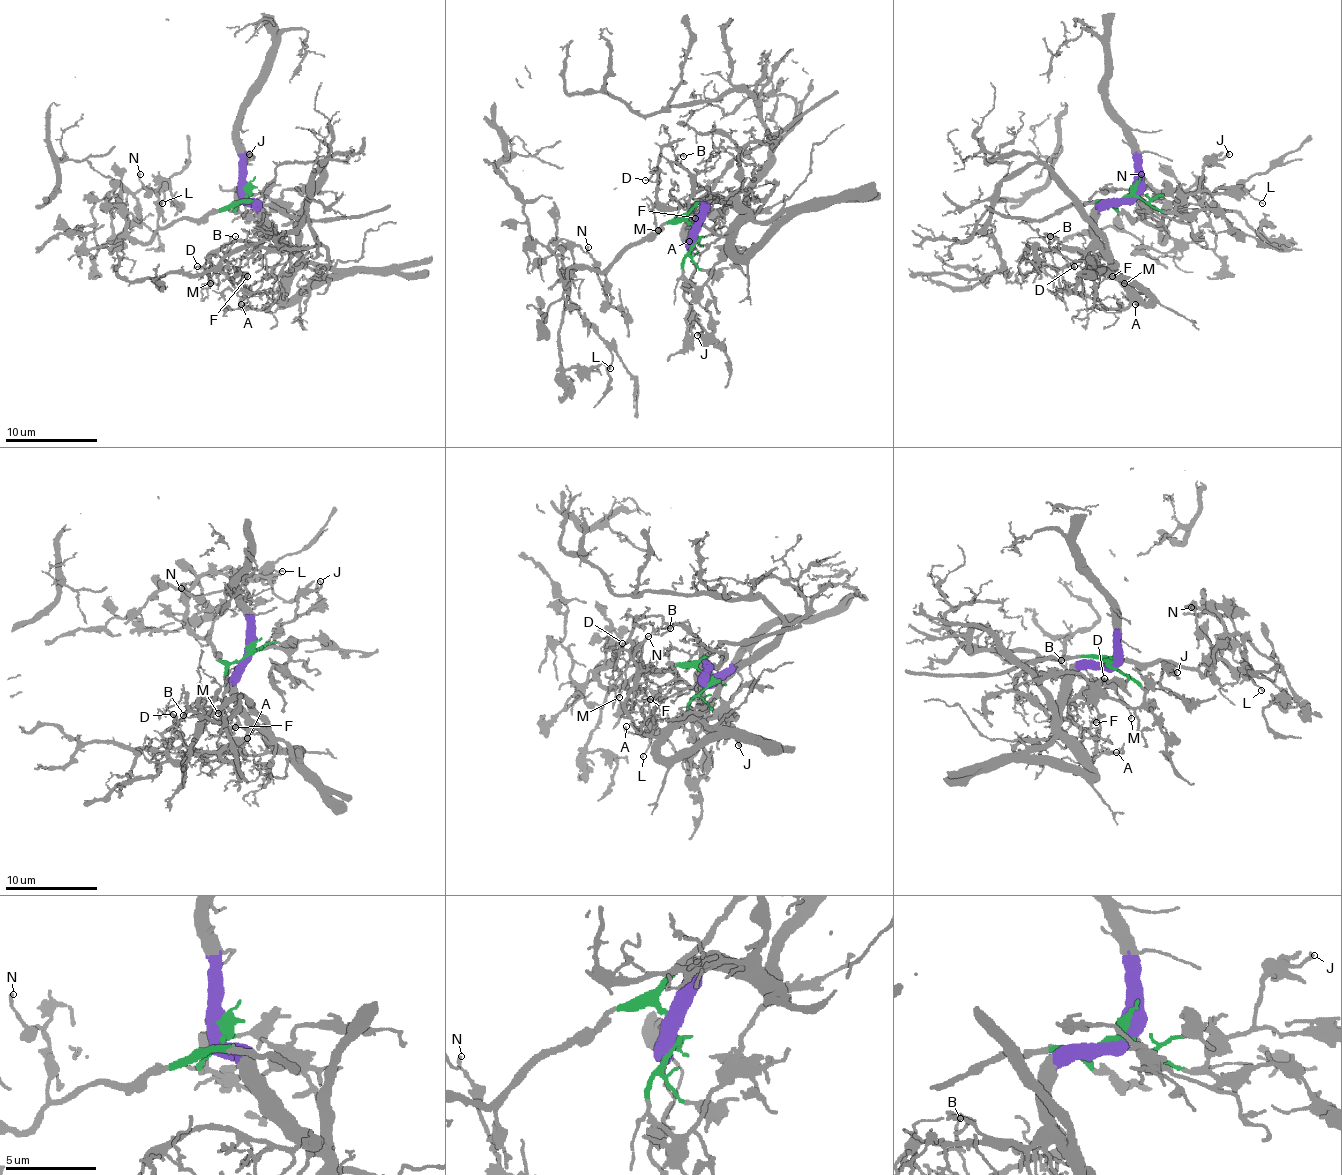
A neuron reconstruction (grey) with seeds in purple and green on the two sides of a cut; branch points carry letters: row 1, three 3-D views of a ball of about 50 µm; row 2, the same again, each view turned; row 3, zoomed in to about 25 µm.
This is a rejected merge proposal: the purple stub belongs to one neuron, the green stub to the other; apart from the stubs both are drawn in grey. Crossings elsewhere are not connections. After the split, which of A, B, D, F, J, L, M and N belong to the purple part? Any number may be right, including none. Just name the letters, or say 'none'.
A, B, D, F, M

